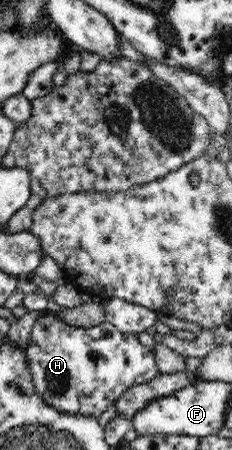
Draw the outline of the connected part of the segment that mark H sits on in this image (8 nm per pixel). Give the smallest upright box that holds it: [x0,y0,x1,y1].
[24,310,159,417]

